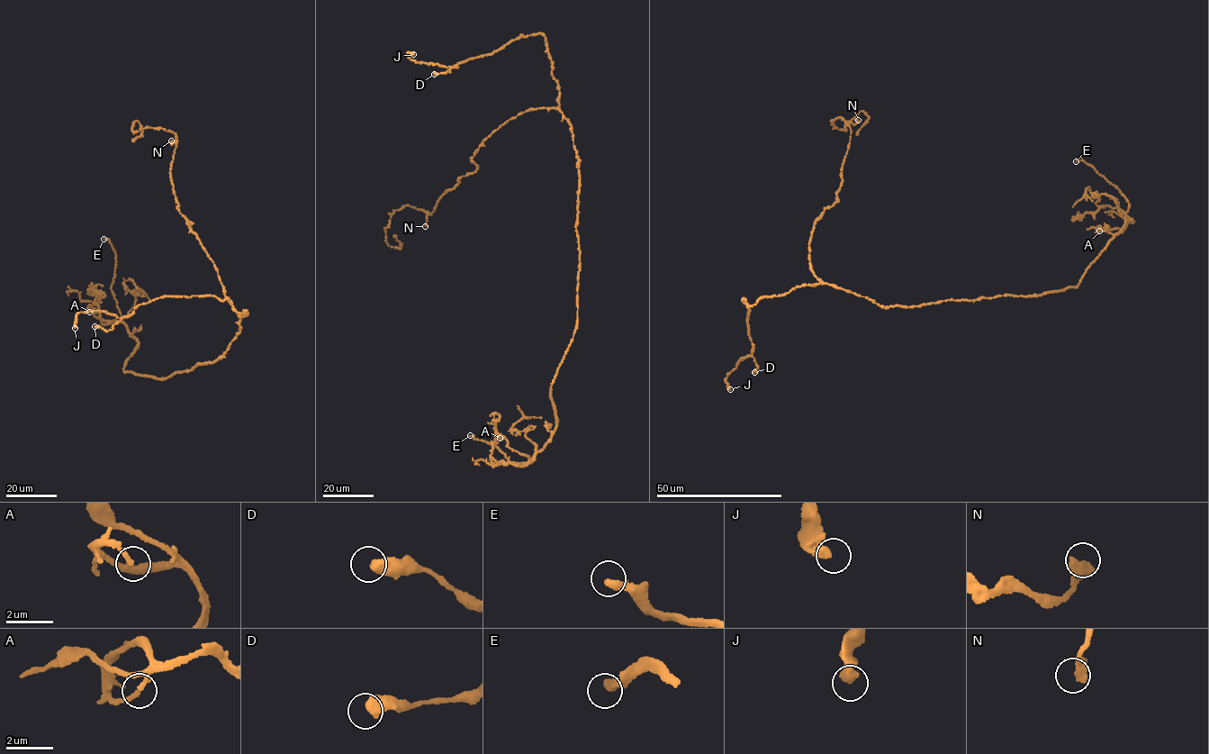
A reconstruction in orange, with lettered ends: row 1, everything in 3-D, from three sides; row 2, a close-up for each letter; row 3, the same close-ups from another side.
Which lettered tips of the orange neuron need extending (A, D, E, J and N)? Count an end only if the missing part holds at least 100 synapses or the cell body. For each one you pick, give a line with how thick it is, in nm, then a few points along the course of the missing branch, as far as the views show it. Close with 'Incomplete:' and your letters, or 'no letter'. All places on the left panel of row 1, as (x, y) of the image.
E: calibre 360 nm
Incomplete: E

